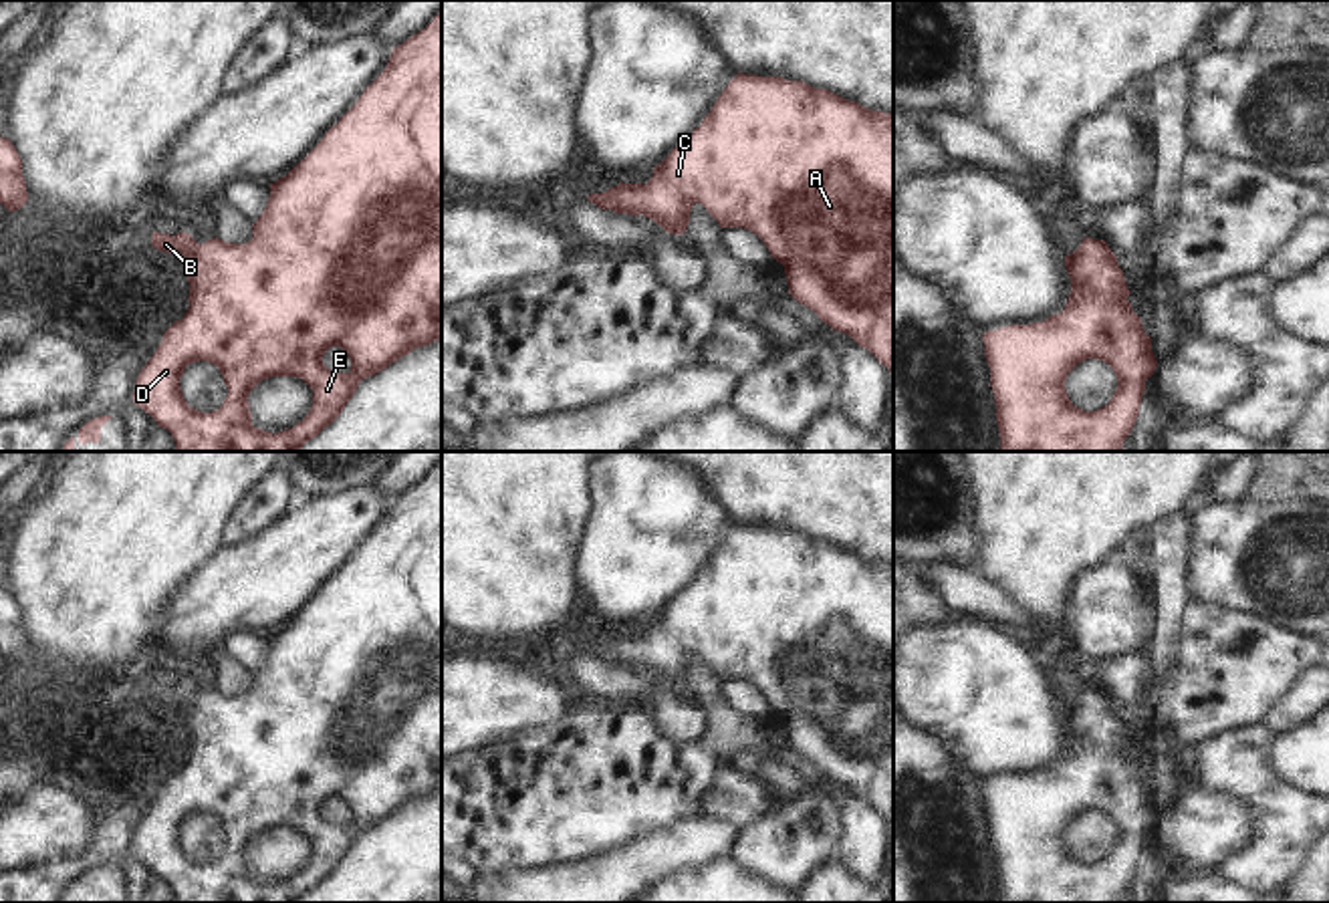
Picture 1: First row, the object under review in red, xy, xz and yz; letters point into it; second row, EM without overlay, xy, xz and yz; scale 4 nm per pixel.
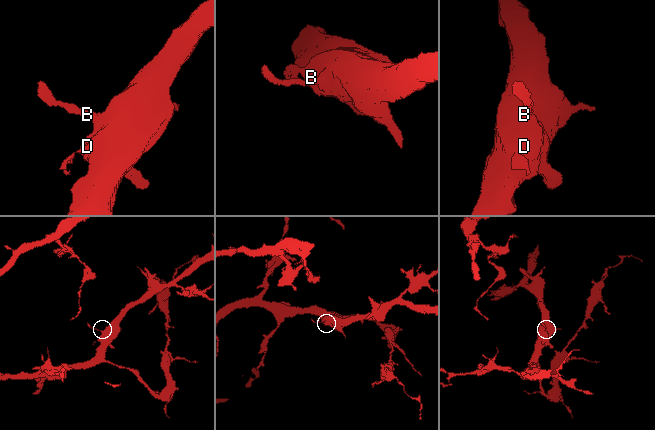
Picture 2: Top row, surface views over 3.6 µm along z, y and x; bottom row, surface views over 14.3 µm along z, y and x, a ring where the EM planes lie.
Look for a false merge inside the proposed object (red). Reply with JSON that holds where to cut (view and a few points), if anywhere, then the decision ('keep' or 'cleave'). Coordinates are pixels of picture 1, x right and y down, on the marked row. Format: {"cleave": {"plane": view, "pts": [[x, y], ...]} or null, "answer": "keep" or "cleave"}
{"cleave": null, "answer": "keep"}

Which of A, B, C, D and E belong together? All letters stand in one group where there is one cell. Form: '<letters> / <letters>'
A B C D E

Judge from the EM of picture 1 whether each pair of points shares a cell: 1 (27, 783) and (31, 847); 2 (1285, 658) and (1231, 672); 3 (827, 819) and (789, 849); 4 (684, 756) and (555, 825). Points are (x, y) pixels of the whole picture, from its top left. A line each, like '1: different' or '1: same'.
1: different
2: same
3: same
4: same

